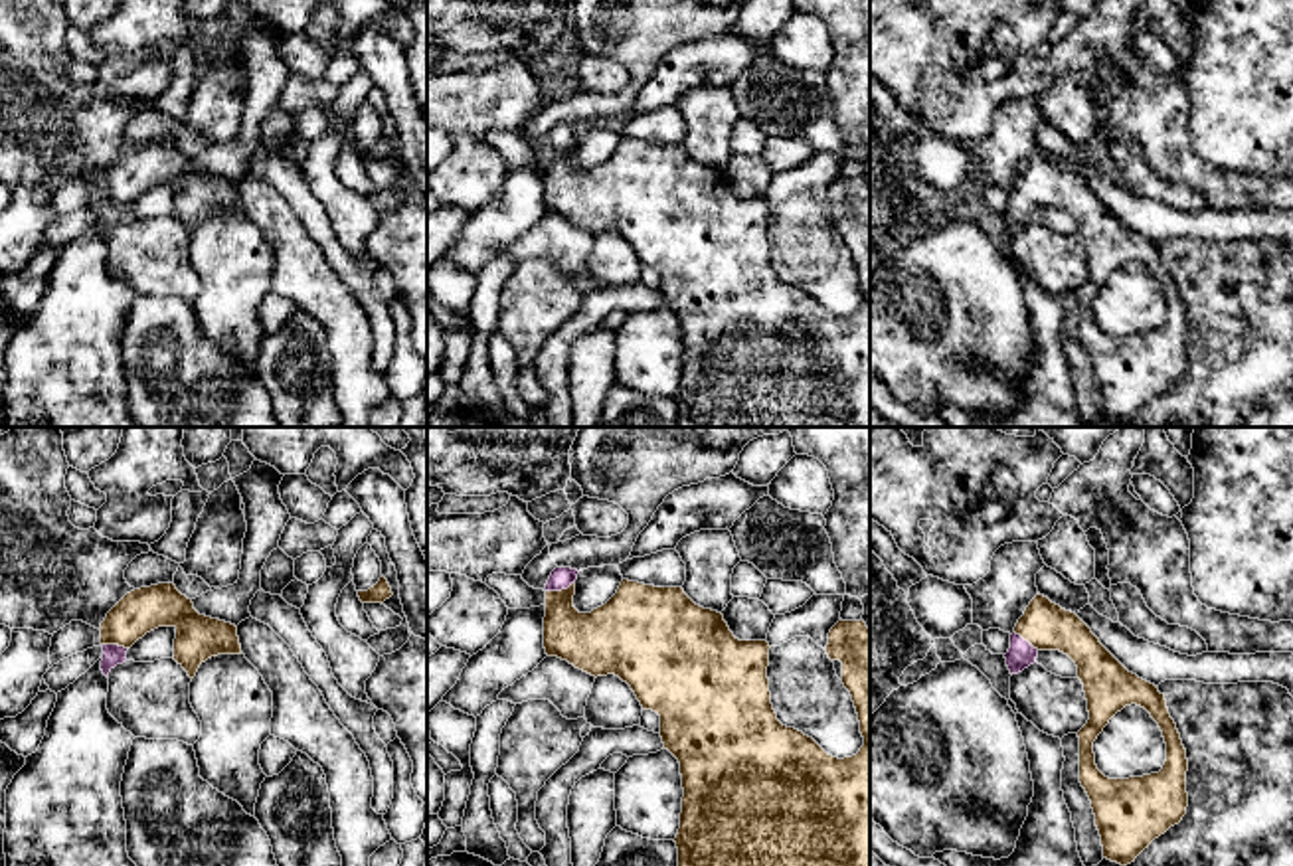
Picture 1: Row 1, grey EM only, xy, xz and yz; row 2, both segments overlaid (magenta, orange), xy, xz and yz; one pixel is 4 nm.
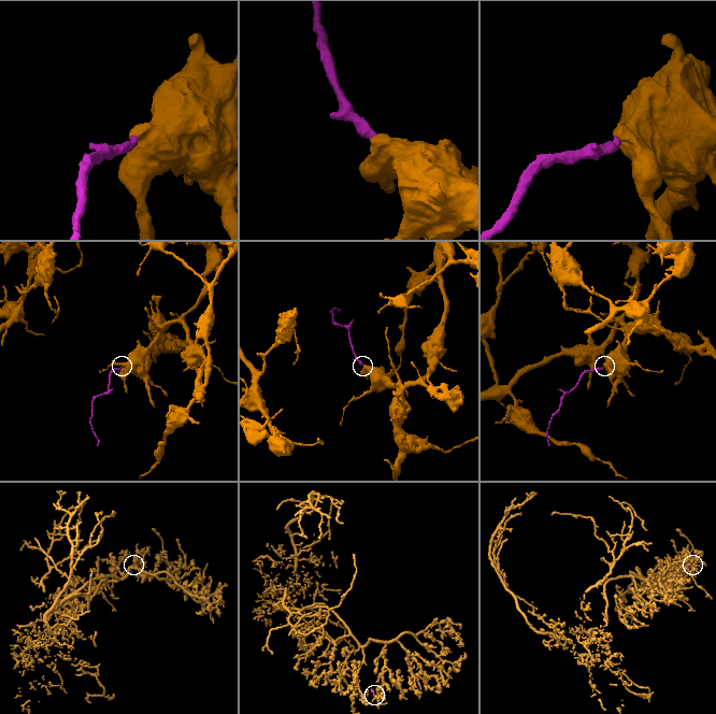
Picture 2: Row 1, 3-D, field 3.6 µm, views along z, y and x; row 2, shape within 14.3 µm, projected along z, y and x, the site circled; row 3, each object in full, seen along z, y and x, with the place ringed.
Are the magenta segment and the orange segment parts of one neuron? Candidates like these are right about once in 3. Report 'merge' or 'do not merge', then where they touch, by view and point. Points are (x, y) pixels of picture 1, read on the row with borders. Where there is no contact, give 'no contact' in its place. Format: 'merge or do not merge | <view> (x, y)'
merge | xz (560, 590)

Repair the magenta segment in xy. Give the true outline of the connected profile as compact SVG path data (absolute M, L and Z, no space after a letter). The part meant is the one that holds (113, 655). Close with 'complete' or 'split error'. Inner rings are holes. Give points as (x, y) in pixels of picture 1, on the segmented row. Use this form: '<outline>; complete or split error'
M158 583L127 593L101 623L105 676L127 662L127 650L146 633L158 627L174 627L174 660L196 676L202 662L217 654L241 654L237 627L200 615L192 599L174 583Z; split error

